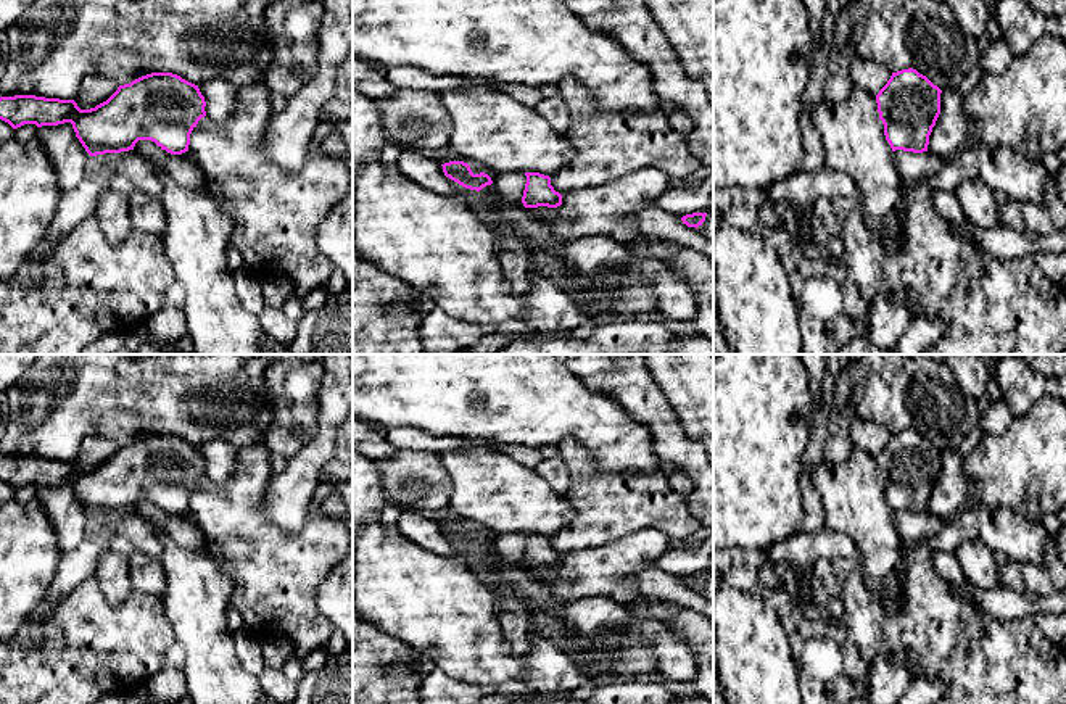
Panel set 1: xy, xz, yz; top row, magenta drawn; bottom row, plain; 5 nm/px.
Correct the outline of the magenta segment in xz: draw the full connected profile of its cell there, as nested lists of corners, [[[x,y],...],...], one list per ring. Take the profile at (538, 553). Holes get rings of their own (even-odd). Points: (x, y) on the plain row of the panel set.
[[[525,533],[527,545],[522,557],[525,569],[557,569],[562,565],[562,556],[551,546],[551,538],[539,533]]]

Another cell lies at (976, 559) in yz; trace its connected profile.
[[[981,538],[961,541],[953,551],[963,578],[976,588],[994,590],[1002,585],[995,551]]]

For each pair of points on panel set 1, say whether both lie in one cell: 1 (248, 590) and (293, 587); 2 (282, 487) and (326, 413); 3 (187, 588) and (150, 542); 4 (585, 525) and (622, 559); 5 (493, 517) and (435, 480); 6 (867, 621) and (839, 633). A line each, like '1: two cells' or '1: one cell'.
1: one cell
2: one cell
3: two cells
4: two cells
5: two cells
6: two cells

